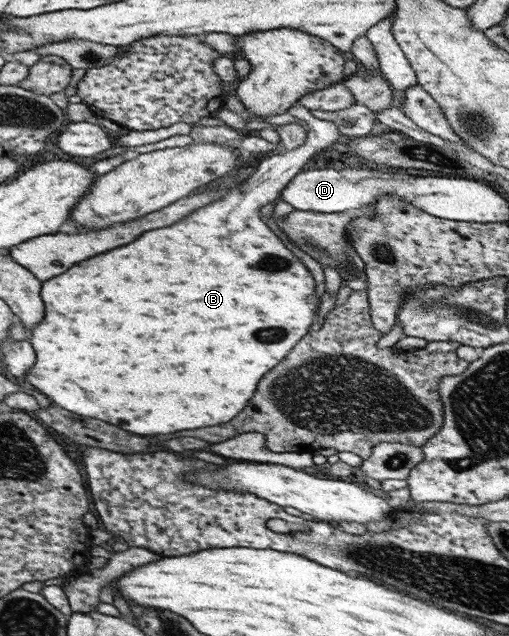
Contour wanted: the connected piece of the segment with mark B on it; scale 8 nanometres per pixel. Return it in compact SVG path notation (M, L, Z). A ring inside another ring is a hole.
M308 114L308 119L304 121L308 127L304 143L294 150L278 150L266 154L258 160L254 173L239 185L234 185L229 189L224 197L217 201L212 201L186 217L182 217L176 225L154 229L142 233L138 239L134 239L128 245L116 247L112 251L100 253L96 257L78 261L64 273L52 277L50 281L46 279L40 289L40 297L44 303L44 317L40 323L32 329L30 333L30 345L36 353L36 361L32 369L24 373L22 379L32 387L38 389L42 395L46 395L54 405L92 419L106 421L110 425L116 425L124 431L130 431L134 435L162 435L162 433L174 433L174 431L184 431L184 429L198 429L198 427L210 427L218 423L230 421L244 405L246 401L254 395L258 381L266 371L270 371L284 355L292 349L292 343L306 335L310 325L314 324L317 314L315 313L315 283L310 272L300 262L296 256L290 253L282 242L264 225L260 220L260 207L276 202L280 191L300 172L300 168L305 165L316 154L331 145L334 141L344 140L338 133L336 125L330 121L322 121L313 118Z

